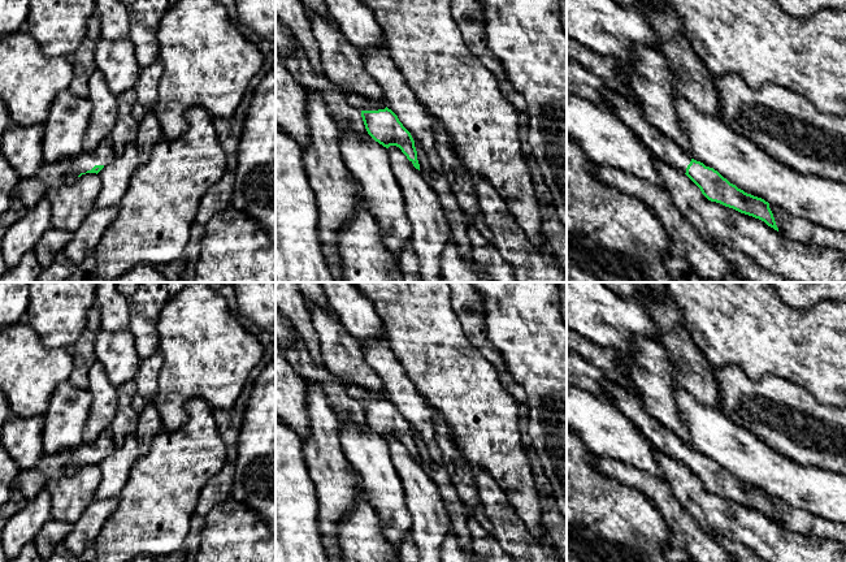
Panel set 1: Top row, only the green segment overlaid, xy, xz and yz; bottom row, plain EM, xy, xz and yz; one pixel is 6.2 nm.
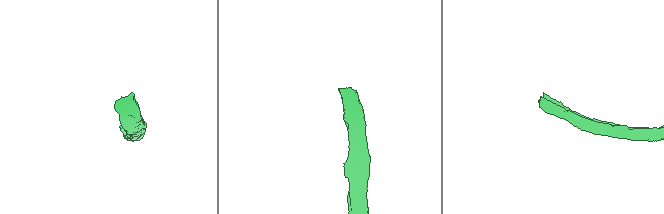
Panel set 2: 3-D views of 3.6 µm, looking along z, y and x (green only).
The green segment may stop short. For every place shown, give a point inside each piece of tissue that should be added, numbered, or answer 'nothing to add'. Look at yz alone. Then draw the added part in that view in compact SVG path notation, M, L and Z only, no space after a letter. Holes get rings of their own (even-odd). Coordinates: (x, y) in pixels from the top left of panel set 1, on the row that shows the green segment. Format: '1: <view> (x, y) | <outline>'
1: yz (664, 148) | M608 87L603 92L603 98L606 101L603 107L609 108L630 130L633 130L656 159L681 173L686 173L686 168L691 161L690 155L673 139L647 124L634 101Z

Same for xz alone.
1: xz (361, 103) | M350 94L347 96L347 101L355 107L356 109L361 111L378 111L378 109L385 109L386 108L386 103L374 103L373 100L359 95L359 94Z

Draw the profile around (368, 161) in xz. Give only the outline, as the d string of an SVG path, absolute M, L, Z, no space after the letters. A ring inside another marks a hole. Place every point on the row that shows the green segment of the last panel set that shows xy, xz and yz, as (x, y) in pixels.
M340 130L340 152L366 209L381 224L385 247L399 259L412 238L402 187L391 169L387 148L368 131Z

